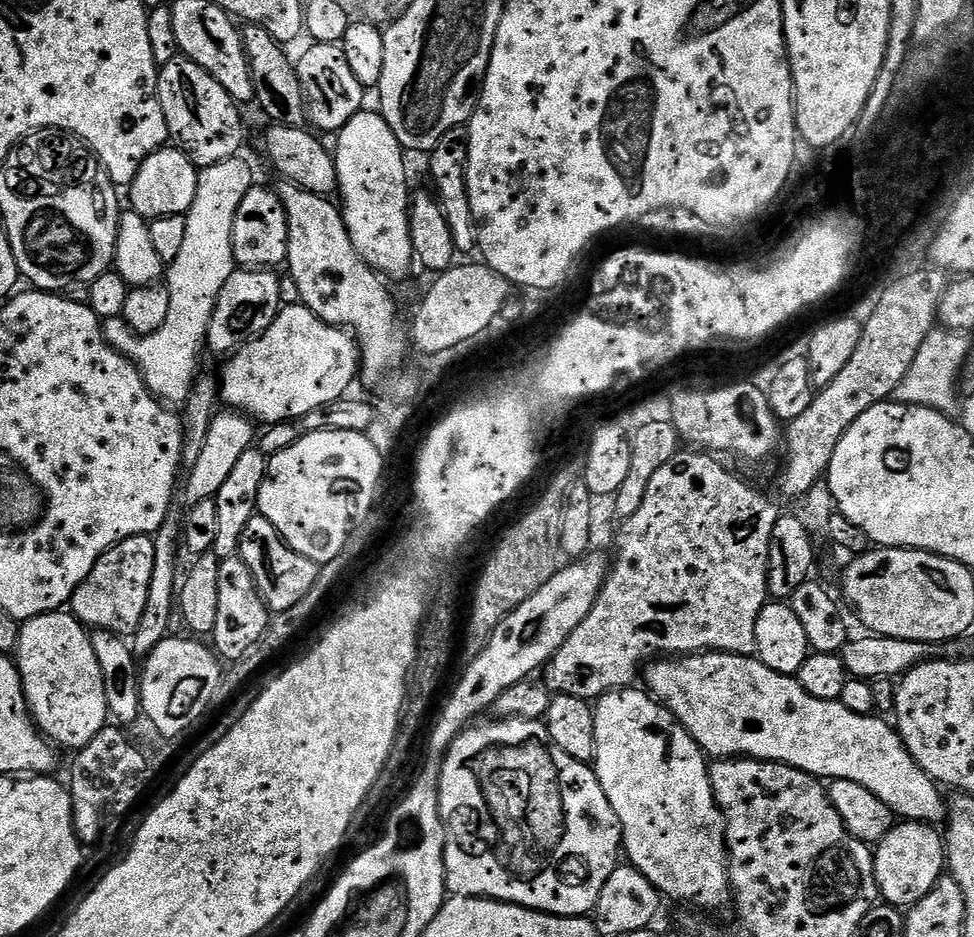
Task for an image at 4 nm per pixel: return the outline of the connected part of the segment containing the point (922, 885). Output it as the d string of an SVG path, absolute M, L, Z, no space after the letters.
M900 822L875 845L872 865L883 903L907 910L934 890L946 872L946 840L936 831L933 825L923 822Z

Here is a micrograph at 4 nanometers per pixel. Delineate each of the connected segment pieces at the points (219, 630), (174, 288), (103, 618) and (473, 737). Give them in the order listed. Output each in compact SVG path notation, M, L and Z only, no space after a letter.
M239 555L220 560L217 626L210 635L213 641L216 640L215 651L228 662L242 658L242 654L246 654L246 650L250 650L250 646L254 646L254 642L262 638L262 634L268 629L269 619L269 610L256 591L256 583L246 562Z
M234 155L226 162L218 162L209 168L199 169L198 190L186 214L186 238L178 249L178 258L174 258L174 262L166 268L166 287L170 294L168 320L162 322L161 328L154 330L154 334L145 336L137 334L120 316L103 321L102 324L106 342L112 348L118 349L140 369L142 378L152 391L152 395L168 406L173 406L172 404L182 406L188 401L190 390L201 371L200 351L205 351L208 342L208 327L210 318L214 314L214 306L218 302L218 294L222 294L222 286L226 286L226 278L230 278L230 274L238 268L232 241L234 214L238 214L238 205L242 202L242 198L246 198L246 190L250 190L254 183L251 166L240 159L239 155Z
M131 536L118 542L86 574L86 578L74 590L70 611L81 624L92 630L114 632L127 637L135 633L142 622L142 610L146 610L146 598L150 594L150 577L154 575L154 542L152 536Z
M499 718L493 719L491 722L493 724L477 723L475 726L465 728L442 757L438 787L440 789L440 820L444 824L444 883L447 891L452 896L487 898L489 900L502 900L505 904L519 904L522 908L532 908L535 912L546 912L549 916L587 917L595 909L598 898L602 894L602 886L606 886L606 878L610 878L610 874L614 874L614 870L618 867L619 860L616 859L621 859L622 856L622 837L618 814L614 814L614 806L610 806L610 798L606 798L606 790L602 790L595 771L589 765L570 758L570 754L566 754L563 750L558 750L558 746L554 746L544 723L538 720L501 720Z

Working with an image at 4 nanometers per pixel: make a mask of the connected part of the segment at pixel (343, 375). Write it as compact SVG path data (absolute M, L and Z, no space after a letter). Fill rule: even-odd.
M299 302L295 304L285 304L281 307L280 313L274 318L271 326L258 338L254 338L250 343L245 344L243 348L237 348L235 352L227 357L228 365L224 368L224 376L220 380L220 395L223 403L229 409L235 410L253 421L259 422L261 425L267 426L270 424L283 424L285 422L299 421L300 417L310 414L310 410L318 410L322 406L326 406L335 400L345 399L348 387L351 386L355 380L358 380L358 373L360 370L360 346L356 342L355 336L351 332L334 324L328 324L322 318L318 318L308 307Z

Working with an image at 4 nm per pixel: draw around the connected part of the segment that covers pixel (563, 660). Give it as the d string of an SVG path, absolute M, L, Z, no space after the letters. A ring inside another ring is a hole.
M681 450L676 453L654 478L650 478L650 487L646 490L646 498L642 498L642 506L629 520L619 526L620 533L616 540L620 545L614 551L611 561L611 571L608 579L597 594L596 601L590 614L575 630L562 642L562 646L552 656L542 669L542 683L553 694L570 694L574 698L582 698L595 702L607 692L614 692L618 688L631 688L637 683L642 669L649 662L667 657L669 654L691 654L693 652L733 652L739 656L756 656L756 639L754 626L758 626L758 614L769 603L768 591L768 555L770 554L770 538L774 534L774 522L782 514L776 509L776 504L768 496L763 496L752 484L747 484L740 476L735 476L724 464L715 460L715 455L704 450Z

